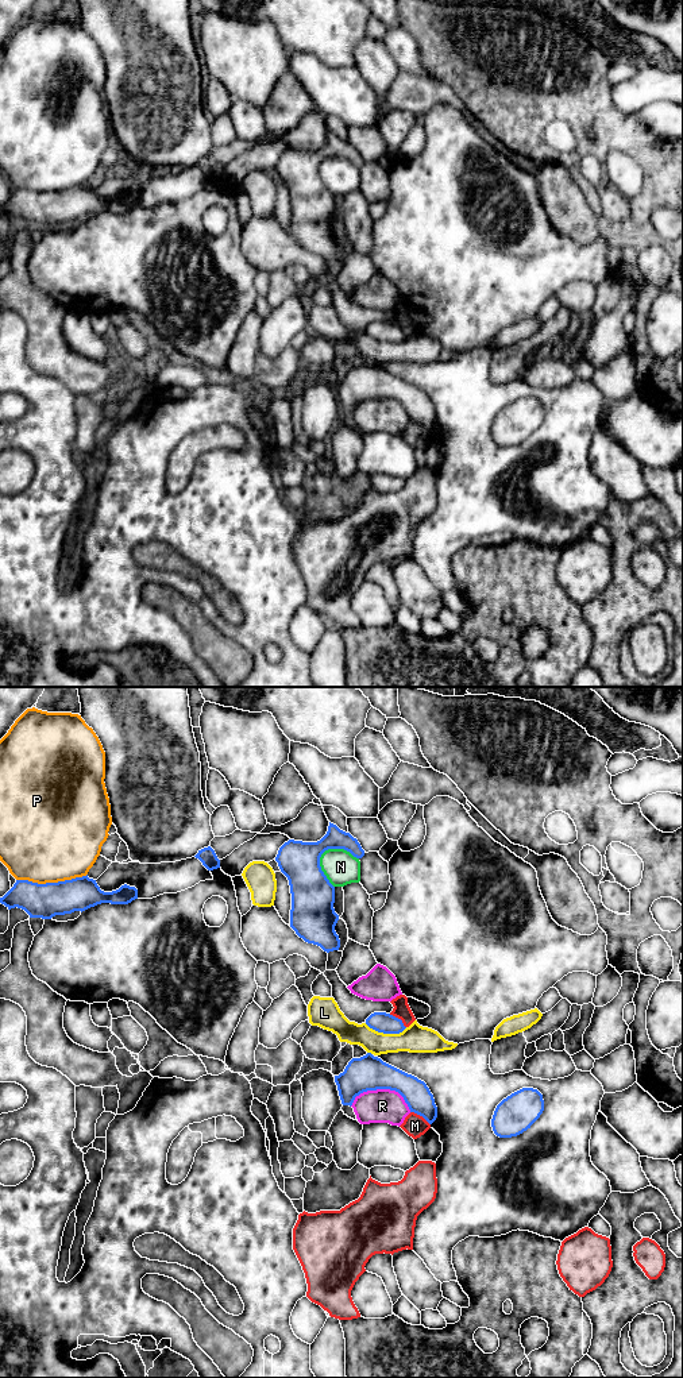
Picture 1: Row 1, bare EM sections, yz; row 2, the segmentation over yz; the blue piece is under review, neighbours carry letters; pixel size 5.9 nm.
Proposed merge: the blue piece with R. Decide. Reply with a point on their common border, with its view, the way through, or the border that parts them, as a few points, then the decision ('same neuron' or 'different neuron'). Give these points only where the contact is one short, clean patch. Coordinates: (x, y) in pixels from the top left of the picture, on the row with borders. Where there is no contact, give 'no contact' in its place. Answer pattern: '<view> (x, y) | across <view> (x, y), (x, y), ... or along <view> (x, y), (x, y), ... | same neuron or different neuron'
yz (382, 1088) | different neuron

